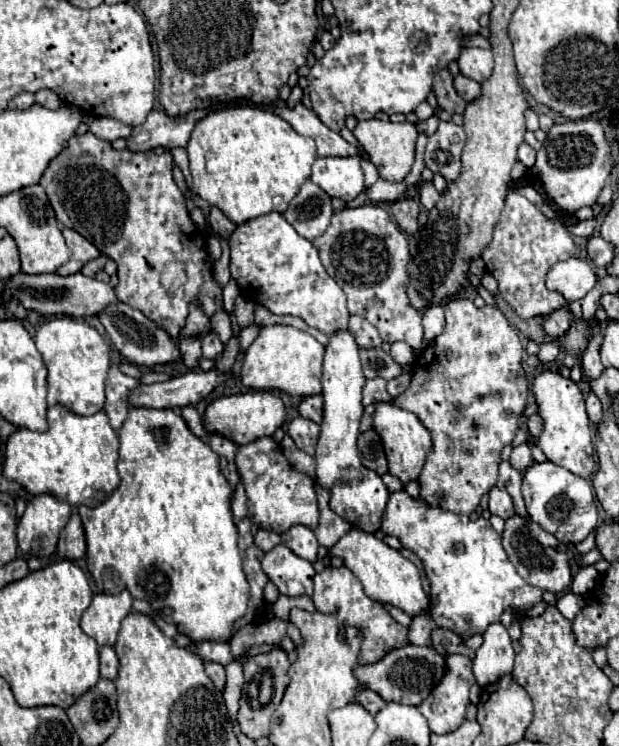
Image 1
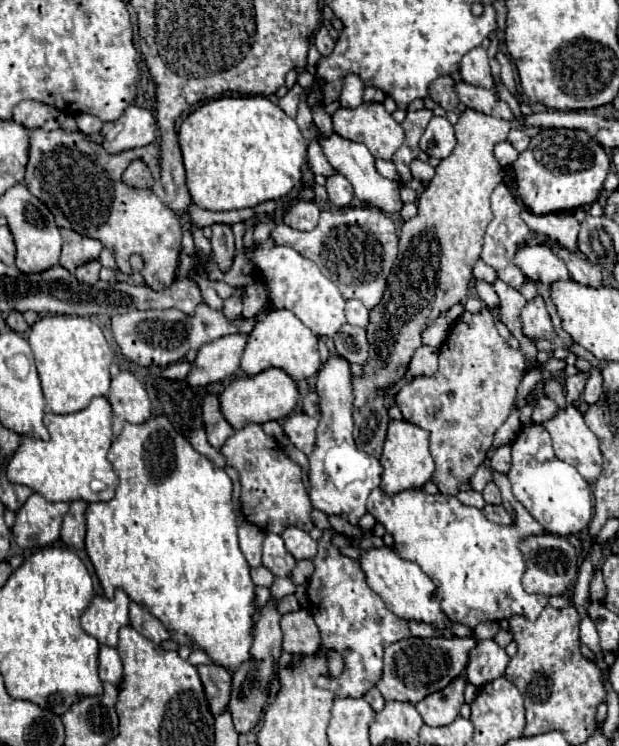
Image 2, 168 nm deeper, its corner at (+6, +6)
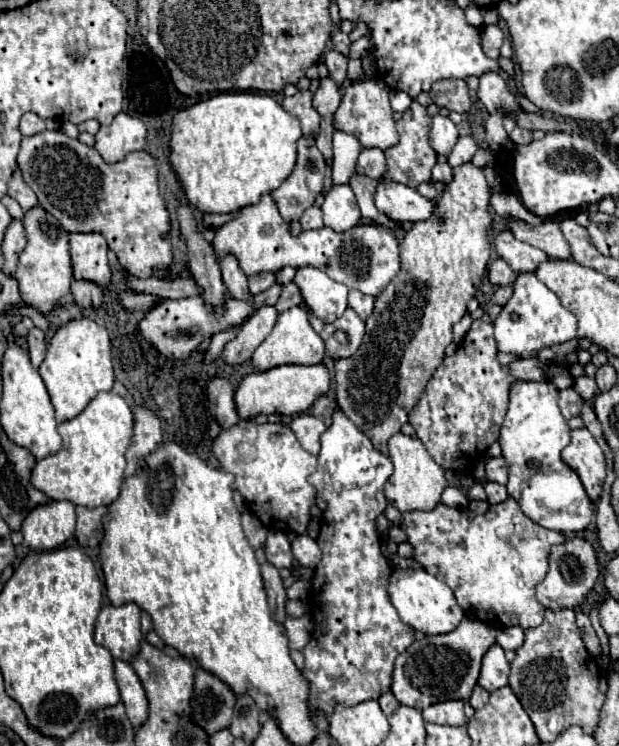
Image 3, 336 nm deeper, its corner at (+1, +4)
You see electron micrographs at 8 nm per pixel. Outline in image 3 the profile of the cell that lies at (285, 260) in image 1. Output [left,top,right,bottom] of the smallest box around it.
[294,267,349,321]

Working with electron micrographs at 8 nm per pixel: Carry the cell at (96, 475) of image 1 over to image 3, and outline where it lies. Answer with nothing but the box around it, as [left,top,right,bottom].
[32,391,134,509]

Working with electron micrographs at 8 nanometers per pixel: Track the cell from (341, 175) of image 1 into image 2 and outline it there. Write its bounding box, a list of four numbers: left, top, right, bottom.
[325,173,353,207]

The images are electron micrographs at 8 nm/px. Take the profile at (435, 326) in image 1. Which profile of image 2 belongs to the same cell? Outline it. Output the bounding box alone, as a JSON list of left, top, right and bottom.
[421,305,463,347]

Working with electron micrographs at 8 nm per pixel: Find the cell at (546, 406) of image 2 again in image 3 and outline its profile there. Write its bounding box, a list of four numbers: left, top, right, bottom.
[558,387,584,417]

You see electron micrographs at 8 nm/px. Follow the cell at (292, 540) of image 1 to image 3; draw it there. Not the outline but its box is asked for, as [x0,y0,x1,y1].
[292,535,320,569]

